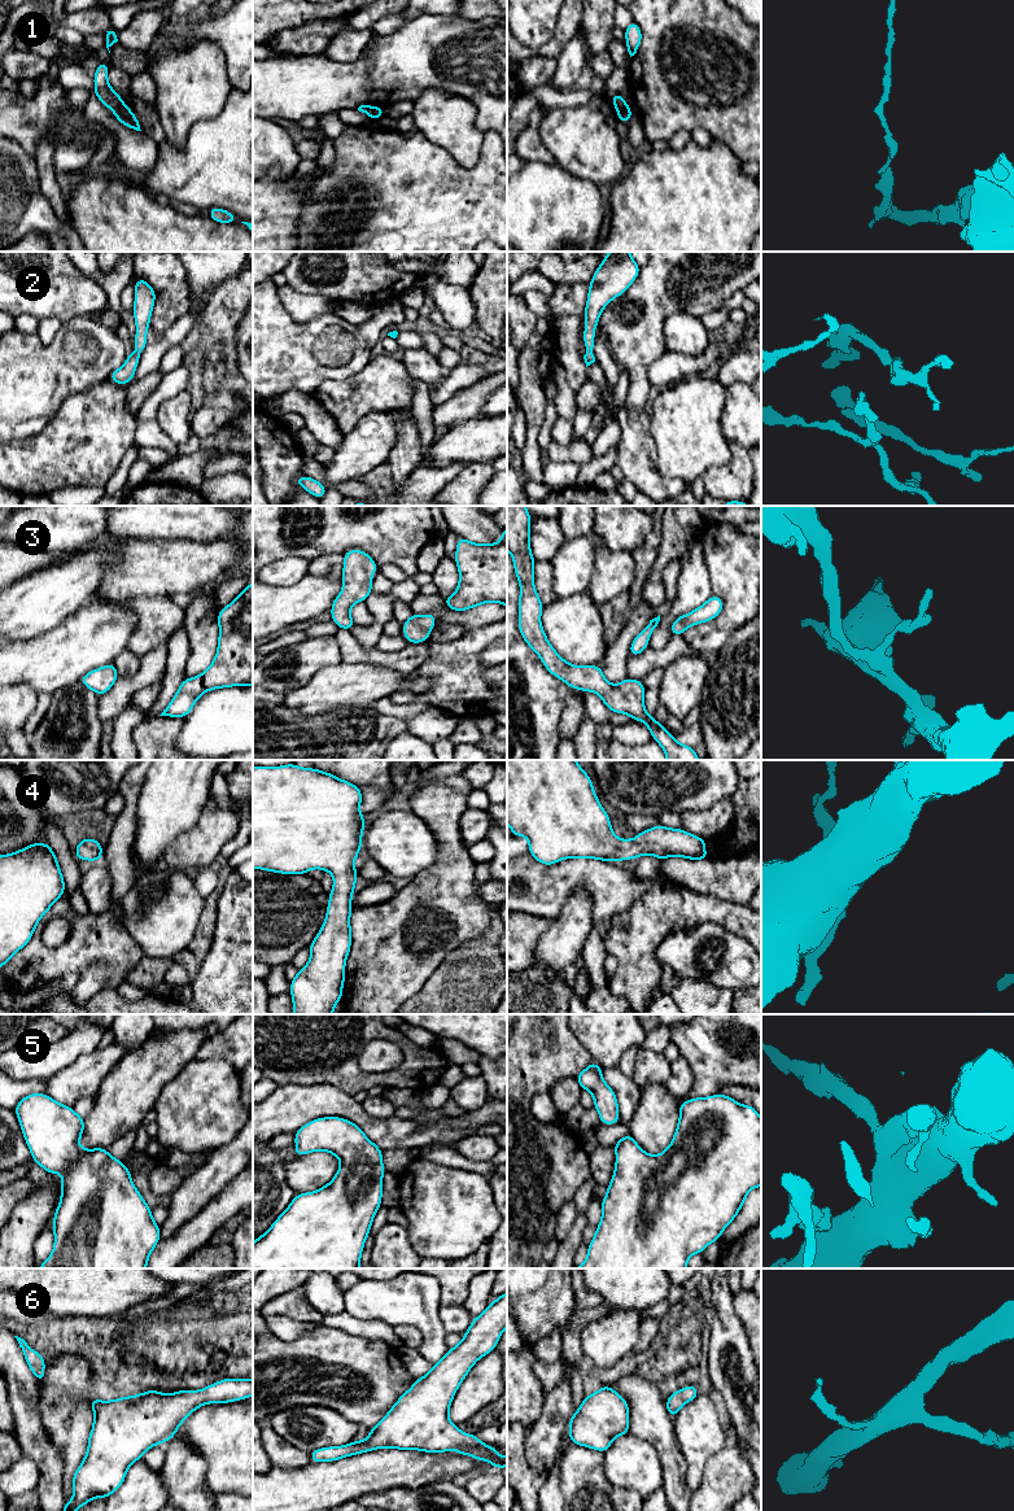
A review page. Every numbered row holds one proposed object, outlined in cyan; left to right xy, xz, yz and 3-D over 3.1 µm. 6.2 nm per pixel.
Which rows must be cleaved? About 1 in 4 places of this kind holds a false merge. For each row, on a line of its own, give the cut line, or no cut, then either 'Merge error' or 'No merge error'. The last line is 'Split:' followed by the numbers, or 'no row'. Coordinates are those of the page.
1: Split along xy (125, 105), (114, 113). Merge error
2: No split. No merge error
3: No split. No merge error
4: No split. No merge error
5: No split. No merge error
6: No split. No merge error
Split: 1

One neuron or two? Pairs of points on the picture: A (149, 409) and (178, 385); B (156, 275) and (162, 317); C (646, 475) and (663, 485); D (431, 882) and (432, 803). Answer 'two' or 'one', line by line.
A: one
B: one
C: one
D: one

